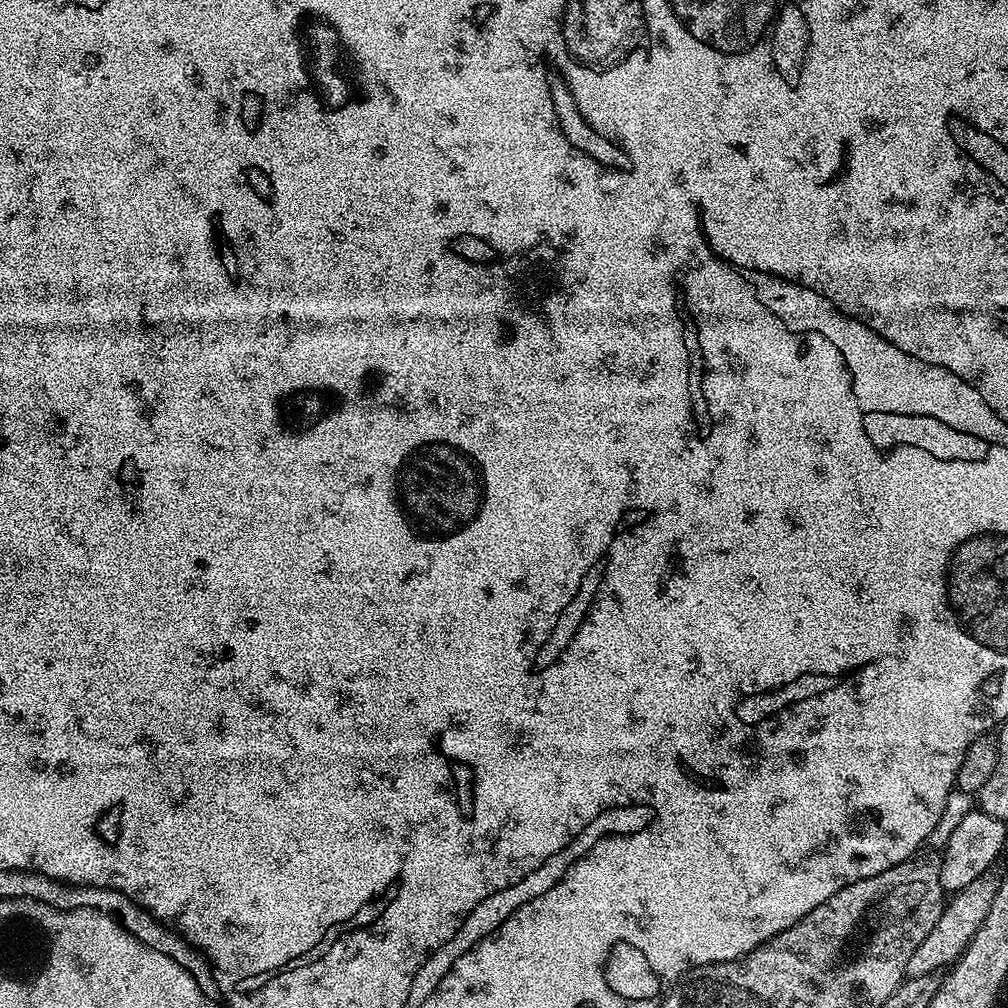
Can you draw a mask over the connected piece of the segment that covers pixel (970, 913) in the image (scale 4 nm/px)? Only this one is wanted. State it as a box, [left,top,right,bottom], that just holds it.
[907,874,998,976]

